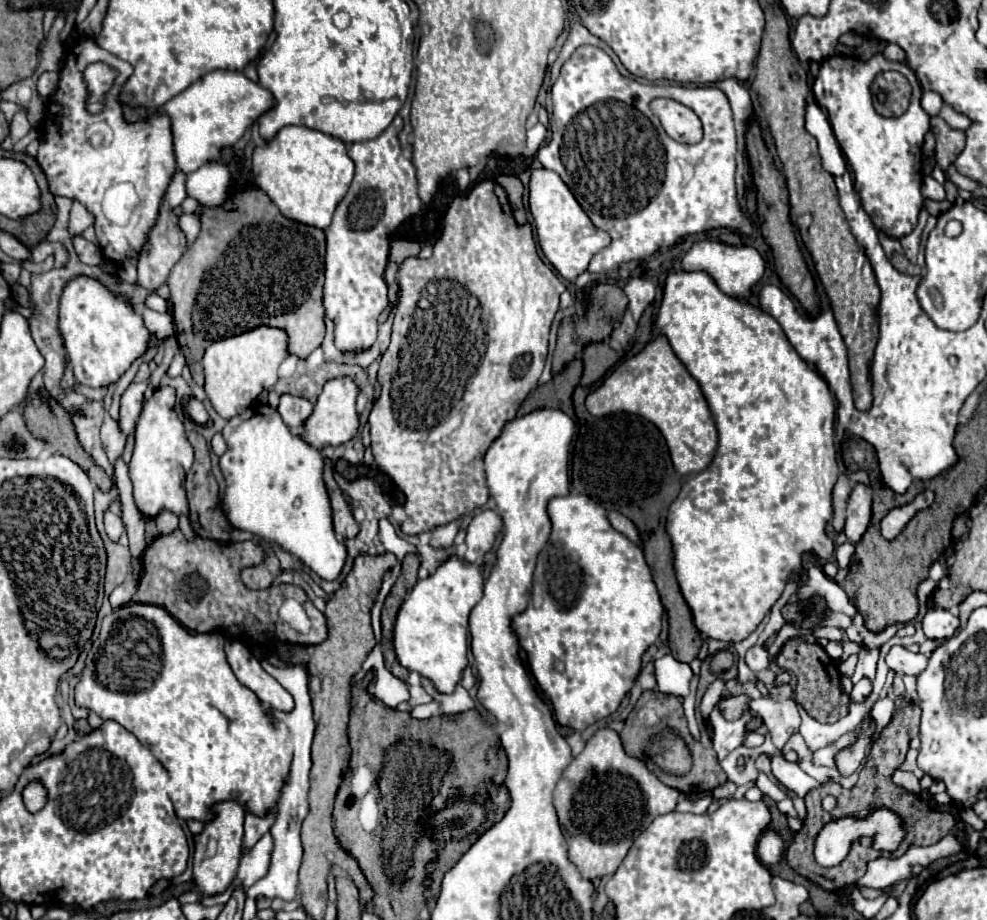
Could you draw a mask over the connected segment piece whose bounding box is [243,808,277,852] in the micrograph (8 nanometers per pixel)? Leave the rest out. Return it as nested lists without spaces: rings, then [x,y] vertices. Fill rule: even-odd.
[[[271,808],[267,810],[267,814],[263,816],[257,816],[257,814],[251,814],[251,812],[245,812],[245,834],[243,834],[243,852],[251,850],[267,832],[269,828],[273,826],[277,818],[277,808]]]

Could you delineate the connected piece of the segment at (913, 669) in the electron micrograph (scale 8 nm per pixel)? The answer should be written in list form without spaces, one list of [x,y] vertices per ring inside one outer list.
[[[891,646],[887,656],[885,656],[885,662],[893,672],[903,672],[903,674],[917,676],[919,672],[925,670],[927,656],[921,654],[921,652],[911,652],[903,646]]]

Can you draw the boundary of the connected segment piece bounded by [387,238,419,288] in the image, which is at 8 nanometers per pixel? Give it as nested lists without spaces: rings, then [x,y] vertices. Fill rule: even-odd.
[[[395,238],[391,242],[391,254],[389,254],[389,272],[387,272],[387,278],[389,278],[389,288],[395,288],[395,274],[397,274],[397,268],[403,264],[405,258],[409,256],[417,256],[419,254],[419,244],[415,240],[405,240],[405,238]]]

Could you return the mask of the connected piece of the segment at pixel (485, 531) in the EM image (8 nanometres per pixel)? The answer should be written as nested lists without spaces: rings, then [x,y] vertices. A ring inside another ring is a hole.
[[[483,510],[479,516],[475,516],[467,526],[465,560],[481,562],[483,556],[493,548],[501,528],[503,528],[503,520],[495,510]]]

